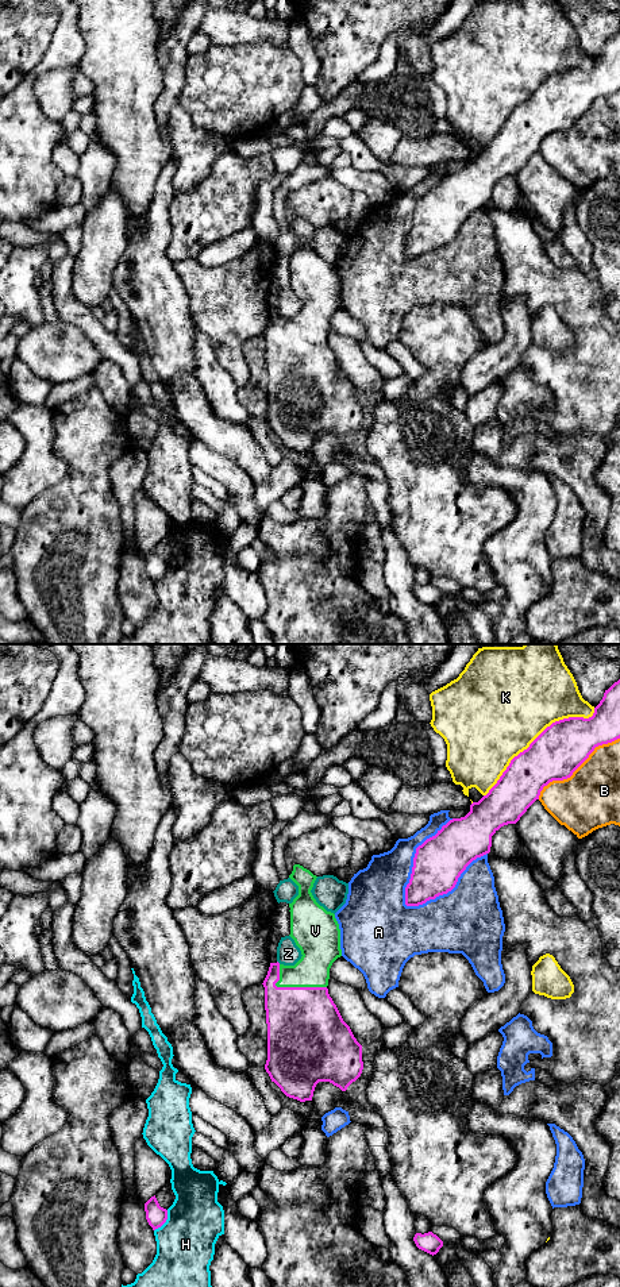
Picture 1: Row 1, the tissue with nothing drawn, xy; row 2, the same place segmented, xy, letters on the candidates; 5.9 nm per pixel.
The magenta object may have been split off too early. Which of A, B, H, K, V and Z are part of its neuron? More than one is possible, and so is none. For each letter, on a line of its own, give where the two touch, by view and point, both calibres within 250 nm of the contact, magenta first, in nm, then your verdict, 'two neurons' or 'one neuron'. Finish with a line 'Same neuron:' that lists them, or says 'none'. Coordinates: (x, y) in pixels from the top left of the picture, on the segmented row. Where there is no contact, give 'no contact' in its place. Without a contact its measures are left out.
A: meets magenta in xy at (449, 890); 300 nm thick on the magenta side, 400 nm on the other; two neurons
B: meets magenta in xy at (577, 767); 300 nm thick on the magenta side, 360 nm on the other; two neurons
H: meets magenta in xy at (165, 1221); 120 nm thick on the magenta side, 360 nm on the other; two neurons
K: meets magenta in xy at (536, 738); 300 nm thick on the magenta side, 500 nm on the other; two neurons
V: meets magenta in xy at (291, 987); 440 nm thick on the magenta side, 200 nm on the other; one neuron
Z: no contact; two neurons
Same neuron: V

